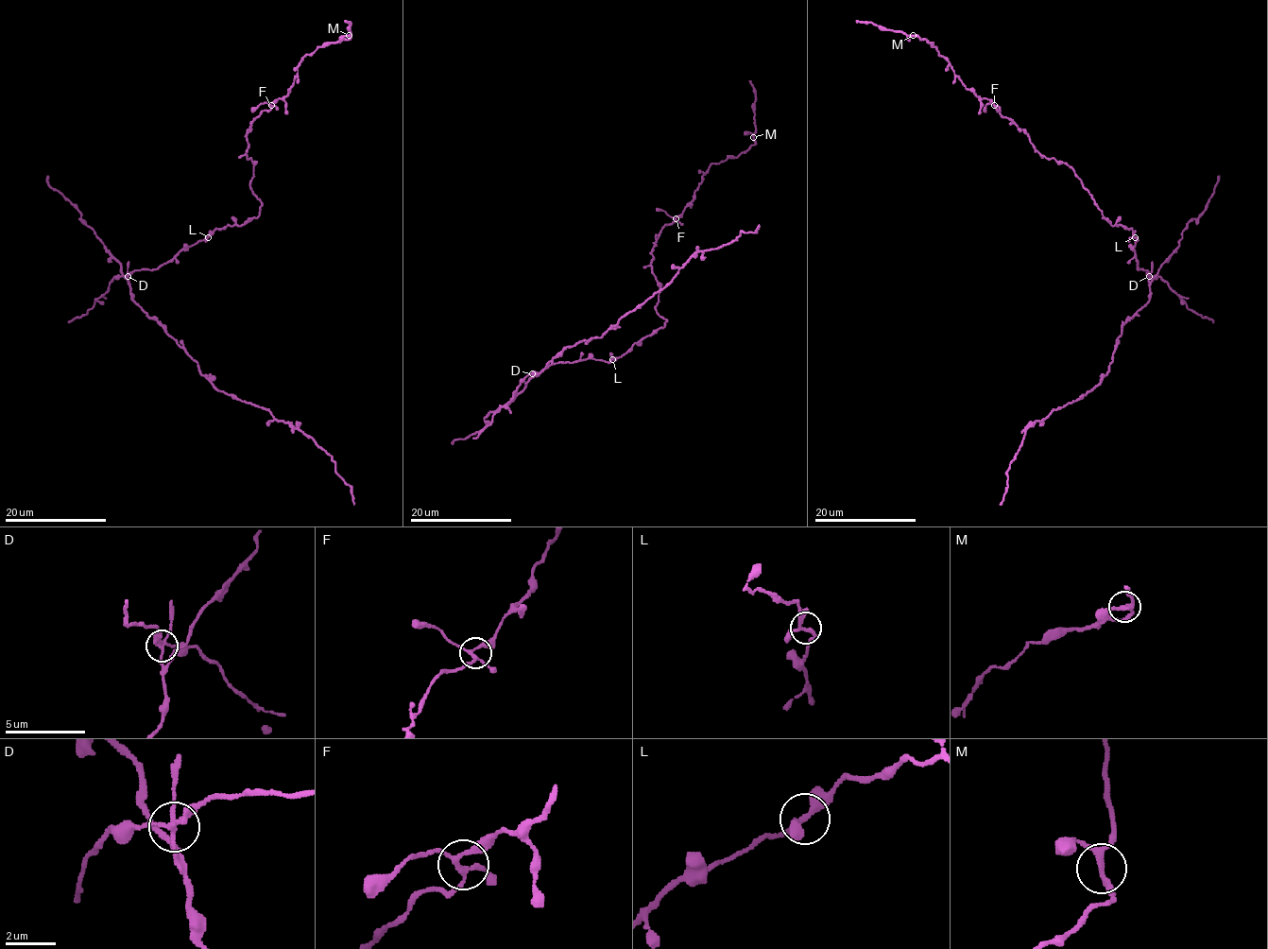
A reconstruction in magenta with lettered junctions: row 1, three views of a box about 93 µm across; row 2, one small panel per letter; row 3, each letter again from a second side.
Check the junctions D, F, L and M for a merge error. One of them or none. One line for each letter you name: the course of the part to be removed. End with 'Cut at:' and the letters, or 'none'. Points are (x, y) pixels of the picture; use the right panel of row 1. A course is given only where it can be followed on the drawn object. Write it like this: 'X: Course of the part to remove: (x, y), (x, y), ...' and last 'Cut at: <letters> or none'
D: Course of the part to remove: (1148, 276), (1150, 299), (1122, 326), (1109, 371), (1077, 401), (1058, 406), (1027, 427), (1006, 474), (1000, 505)
Cut at: D

